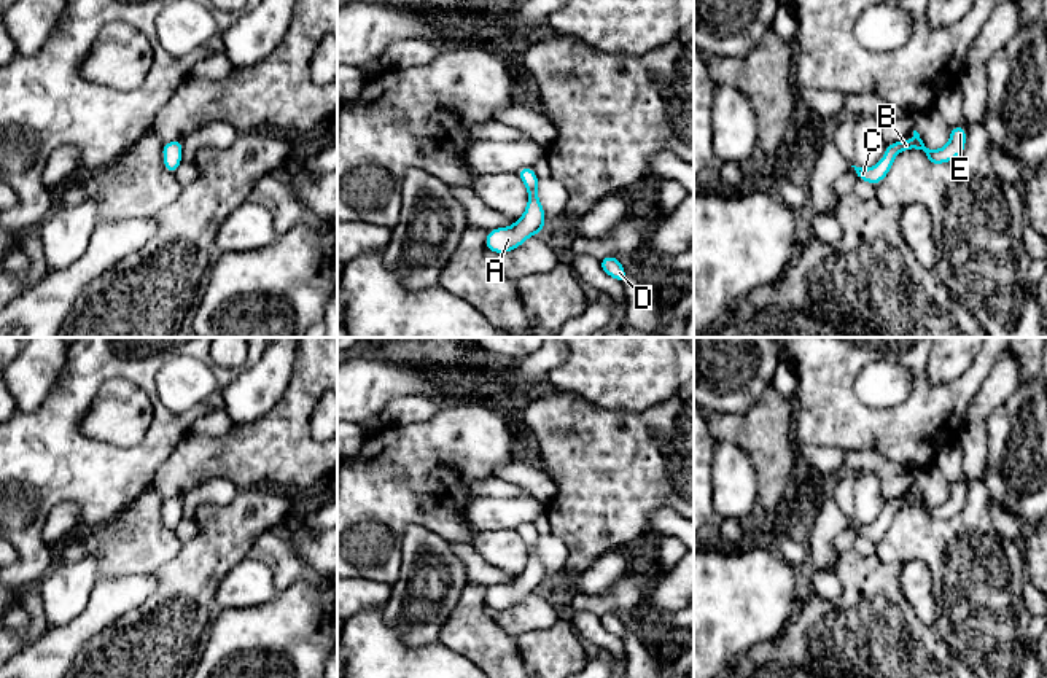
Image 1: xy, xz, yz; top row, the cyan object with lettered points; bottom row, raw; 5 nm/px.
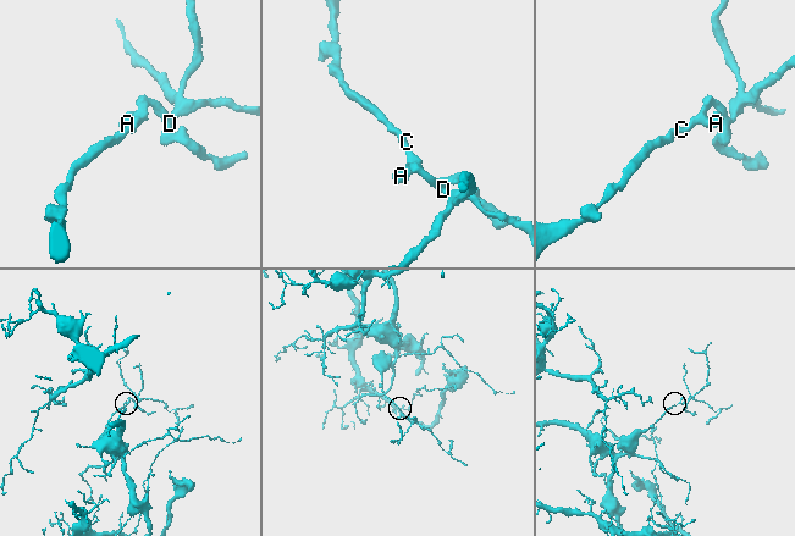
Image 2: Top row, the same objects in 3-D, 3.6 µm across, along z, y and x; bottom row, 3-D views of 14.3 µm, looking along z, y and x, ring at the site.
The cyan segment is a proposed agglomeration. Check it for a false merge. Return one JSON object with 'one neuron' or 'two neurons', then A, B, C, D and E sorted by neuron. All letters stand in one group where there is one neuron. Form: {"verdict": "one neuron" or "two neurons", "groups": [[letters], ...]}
{"verdict": "one neuron", "groups": [["A", "B", "C", "D", "E"]]}

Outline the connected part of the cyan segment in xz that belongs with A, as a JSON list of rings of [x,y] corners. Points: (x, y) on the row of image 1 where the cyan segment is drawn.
[[[524,167],[517,172],[528,193],[528,202],[524,215],[512,226],[495,228],[488,231],[485,247],[493,253],[509,253],[520,247],[528,237],[539,234],[546,223],[544,208],[538,199],[539,178],[533,167]]]

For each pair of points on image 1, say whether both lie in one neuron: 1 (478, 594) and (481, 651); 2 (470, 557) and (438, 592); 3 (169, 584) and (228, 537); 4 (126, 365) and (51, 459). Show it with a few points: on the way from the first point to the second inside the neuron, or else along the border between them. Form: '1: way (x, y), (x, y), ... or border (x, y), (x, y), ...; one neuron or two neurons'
1: way (476, 608), (478, 637); one neuron
2: border (451, 545), (470, 581); two neurons
3: way (183, 581), (214, 551); one neuron
4: way (97, 373), (64, 406), (53, 430); one neuron

